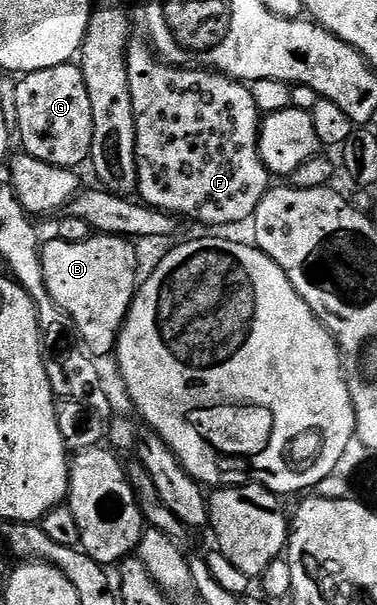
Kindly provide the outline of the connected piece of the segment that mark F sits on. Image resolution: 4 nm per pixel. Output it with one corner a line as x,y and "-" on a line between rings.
146,41
137,42
127,48
127,75
135,117
138,197
164,214
192,218
207,226
235,226
246,218
254,219
255,209
273,185
273,175
261,160
261,115
250,85
217,70
172,66
160,60

